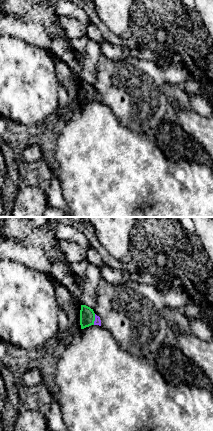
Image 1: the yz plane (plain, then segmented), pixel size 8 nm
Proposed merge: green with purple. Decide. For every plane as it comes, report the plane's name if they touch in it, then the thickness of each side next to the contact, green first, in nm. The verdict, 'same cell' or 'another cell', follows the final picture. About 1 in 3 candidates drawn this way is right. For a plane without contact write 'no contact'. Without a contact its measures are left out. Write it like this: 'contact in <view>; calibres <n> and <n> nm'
contact in yz; calibres 130 and 50 nm

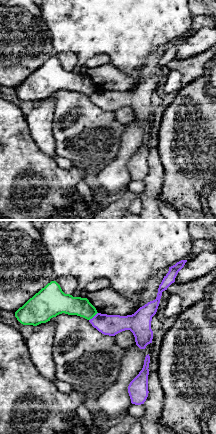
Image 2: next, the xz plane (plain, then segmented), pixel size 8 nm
contact in xz; calibres 160 and 160 nm

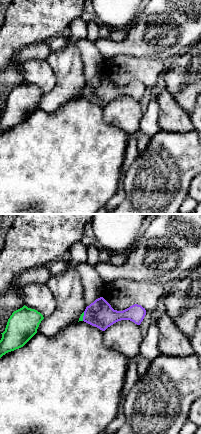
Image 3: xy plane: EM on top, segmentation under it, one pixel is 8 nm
contact in xy; calibres 30 and 220 nm

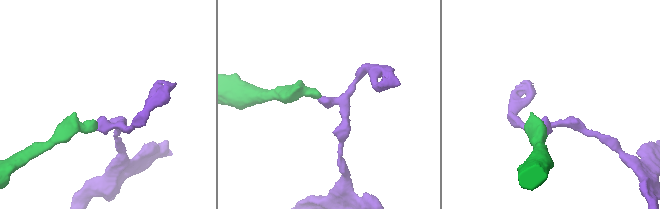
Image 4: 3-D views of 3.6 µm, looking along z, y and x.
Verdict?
another cell

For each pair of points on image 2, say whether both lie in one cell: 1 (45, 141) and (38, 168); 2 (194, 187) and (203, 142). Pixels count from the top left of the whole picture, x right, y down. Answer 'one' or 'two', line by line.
1: two
2: one

